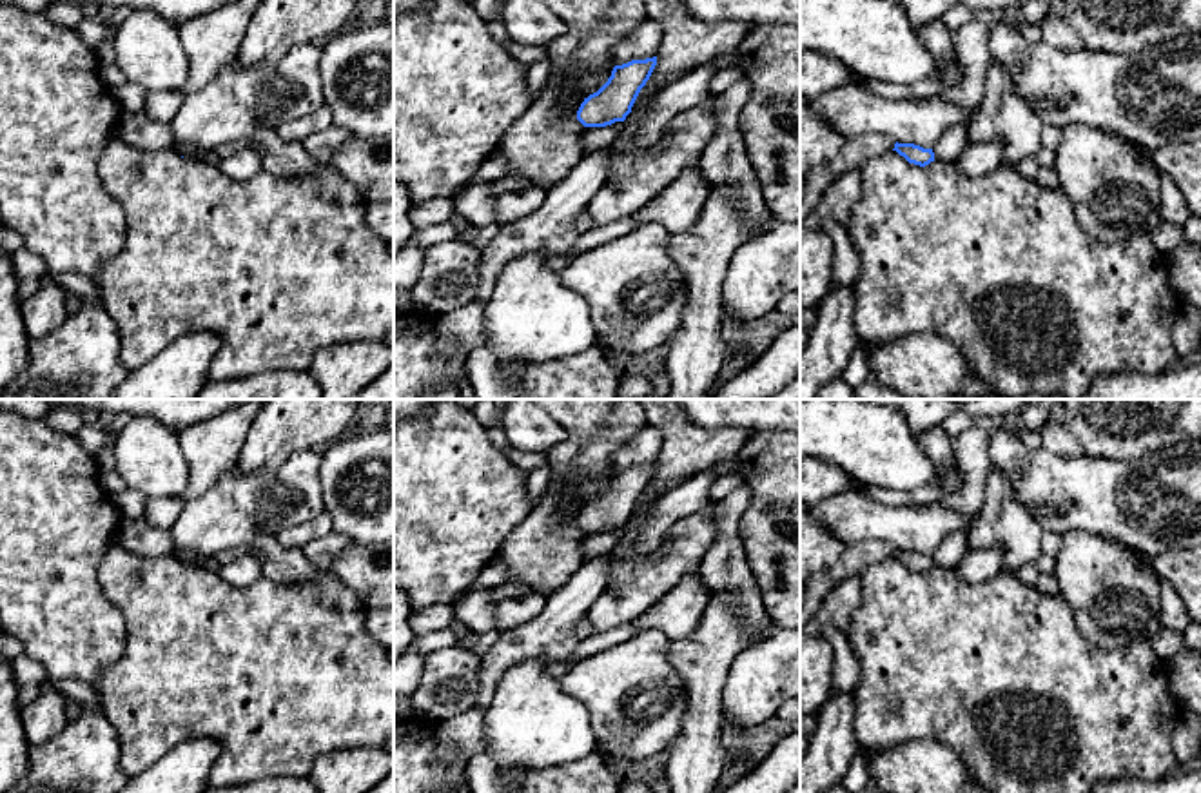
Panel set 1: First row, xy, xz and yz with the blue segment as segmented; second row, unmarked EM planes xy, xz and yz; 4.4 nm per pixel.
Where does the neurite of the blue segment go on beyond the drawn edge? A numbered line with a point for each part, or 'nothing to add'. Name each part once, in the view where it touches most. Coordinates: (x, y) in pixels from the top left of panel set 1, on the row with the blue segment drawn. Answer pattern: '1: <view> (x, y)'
nothing to add

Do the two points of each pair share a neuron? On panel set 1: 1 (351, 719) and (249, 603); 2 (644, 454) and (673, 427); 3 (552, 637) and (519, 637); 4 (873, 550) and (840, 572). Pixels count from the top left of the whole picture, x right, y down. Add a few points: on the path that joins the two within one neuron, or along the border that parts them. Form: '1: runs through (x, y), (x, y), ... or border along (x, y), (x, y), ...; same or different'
1: runs through (322, 690), (263, 632); same
2: border along (648, 423), (661, 438), (657, 461); different
3: runs through (545, 637), (527, 637); same
4: runs through (866, 552), (848, 565); same

